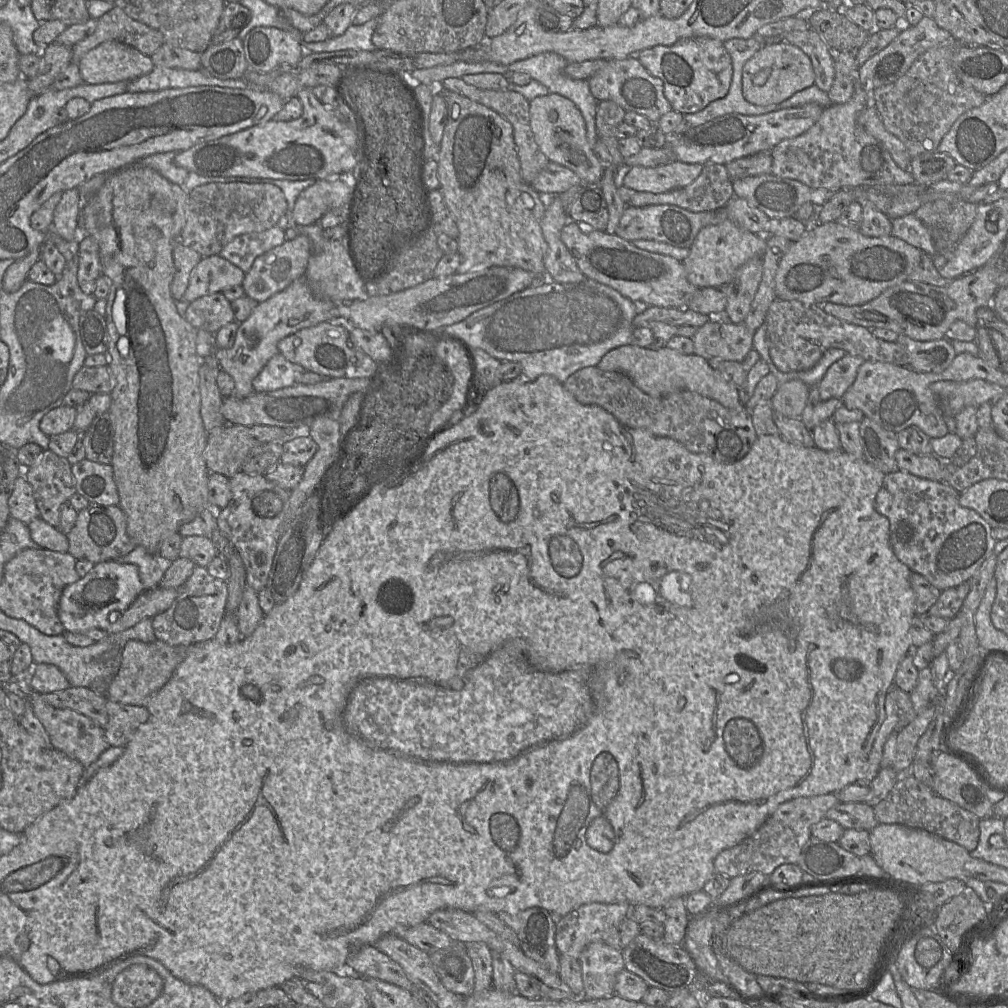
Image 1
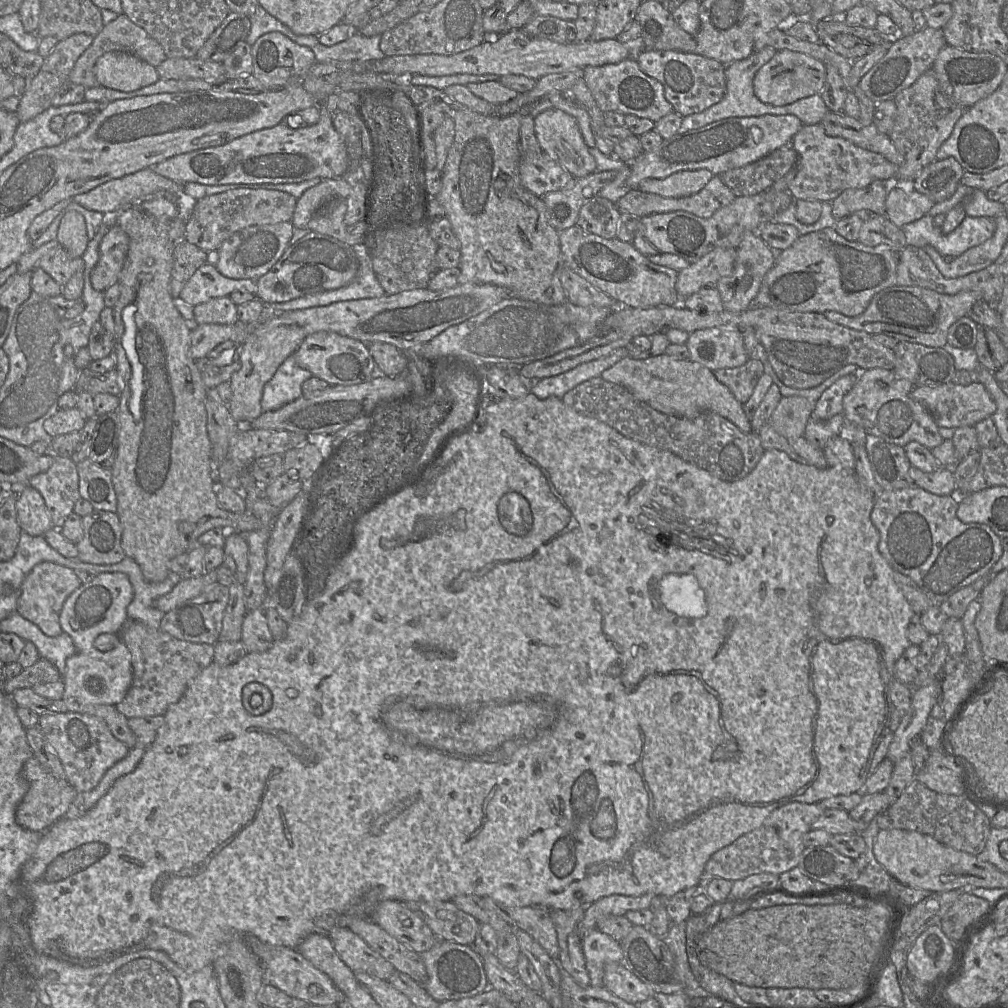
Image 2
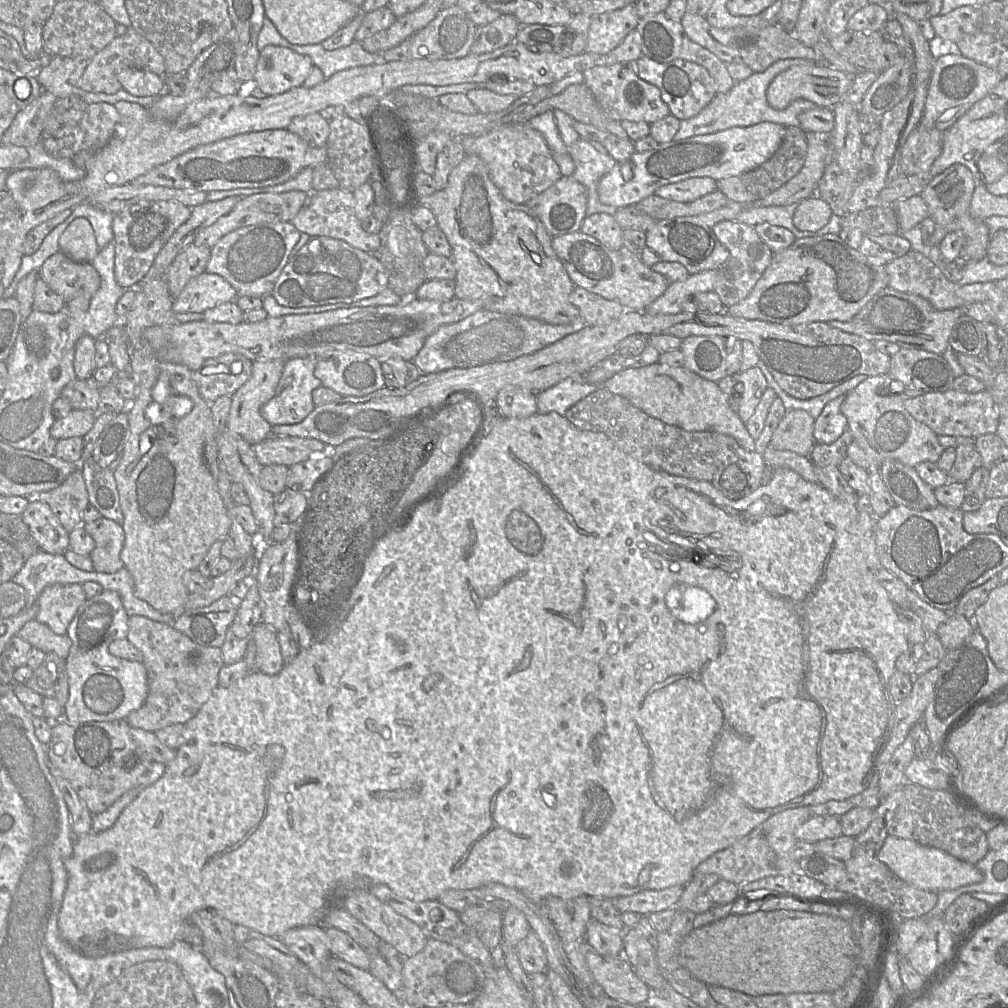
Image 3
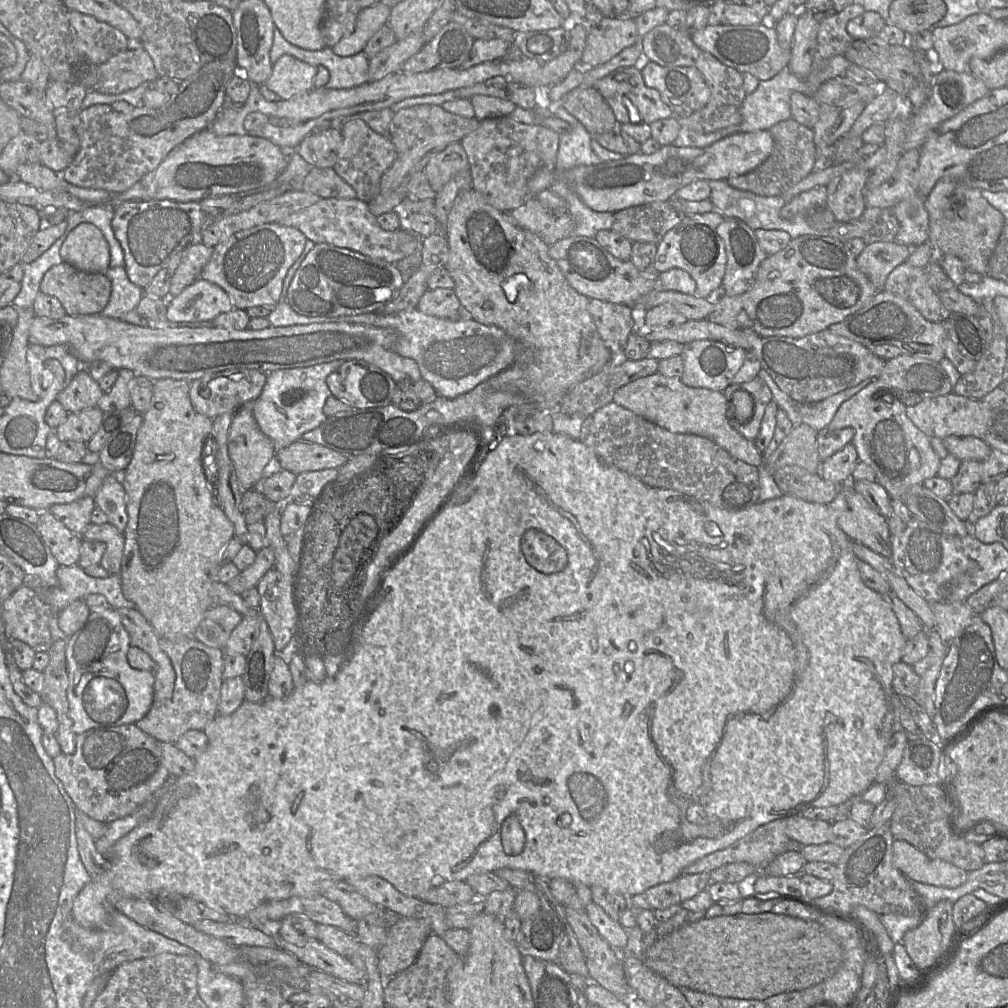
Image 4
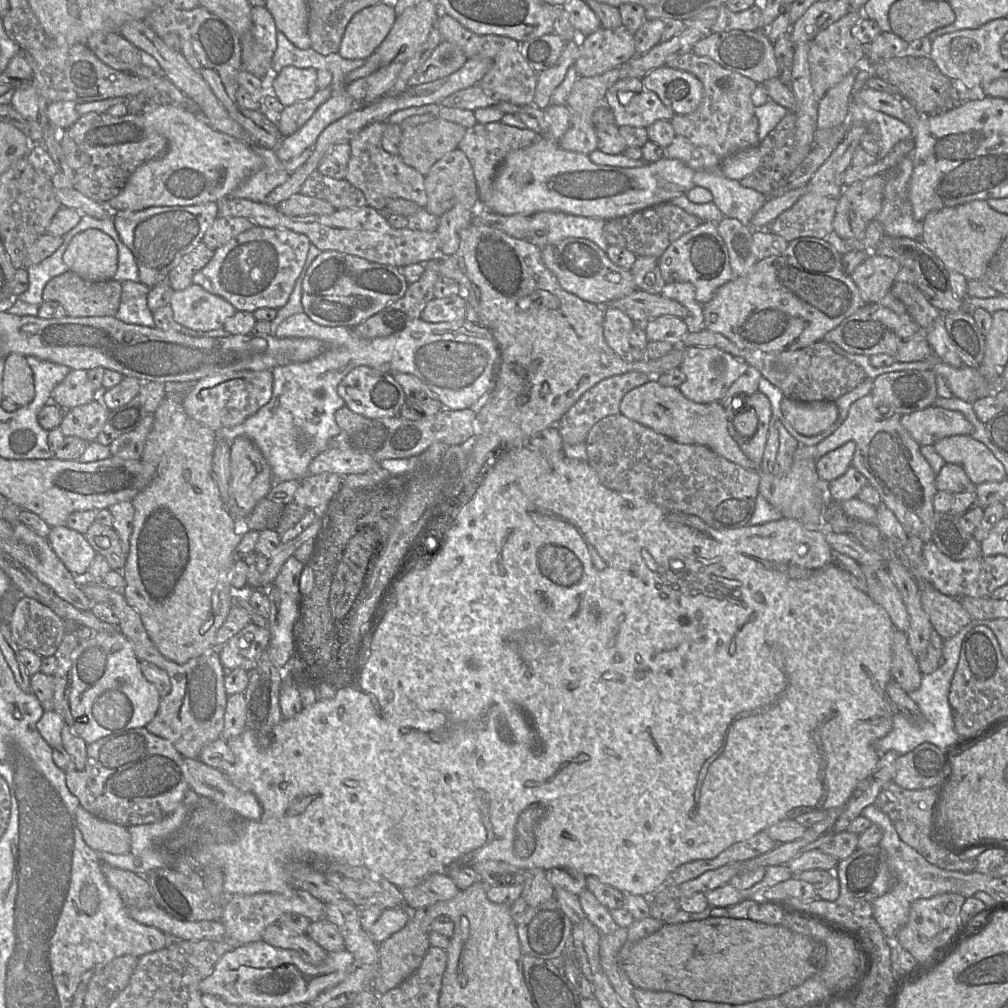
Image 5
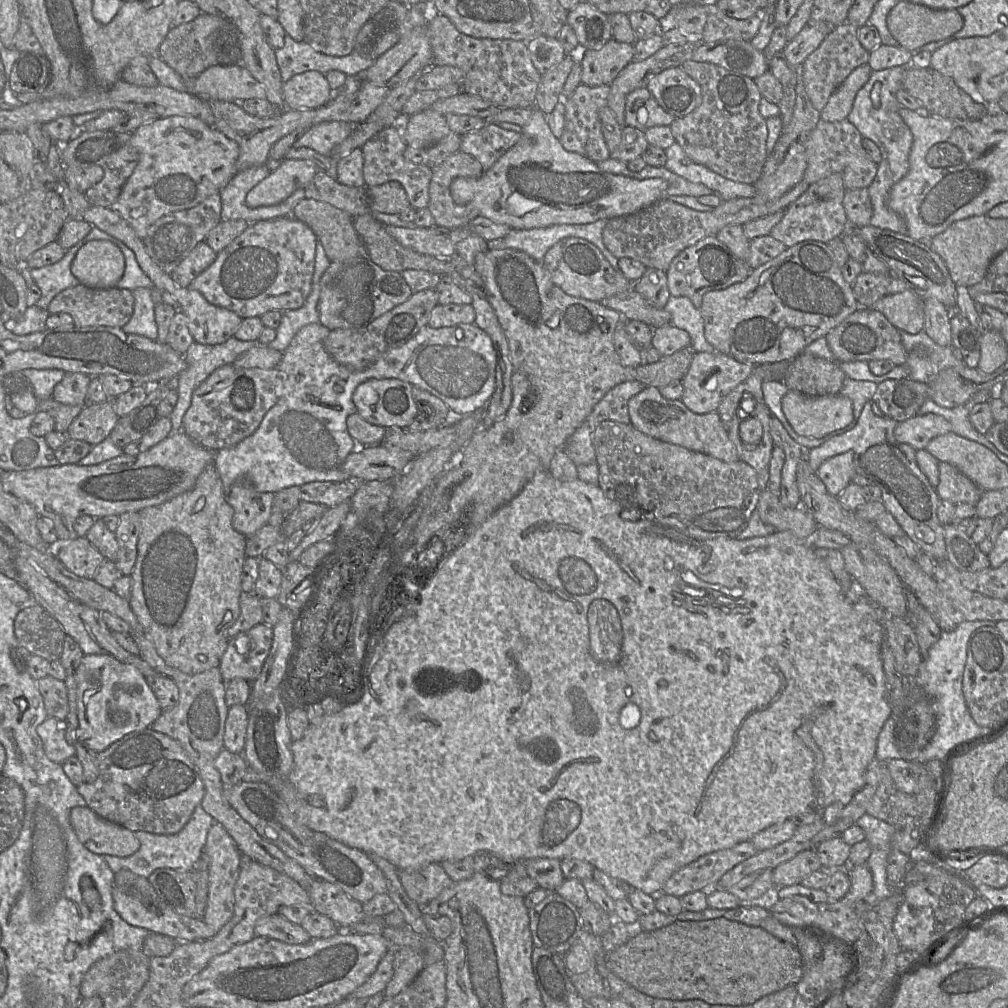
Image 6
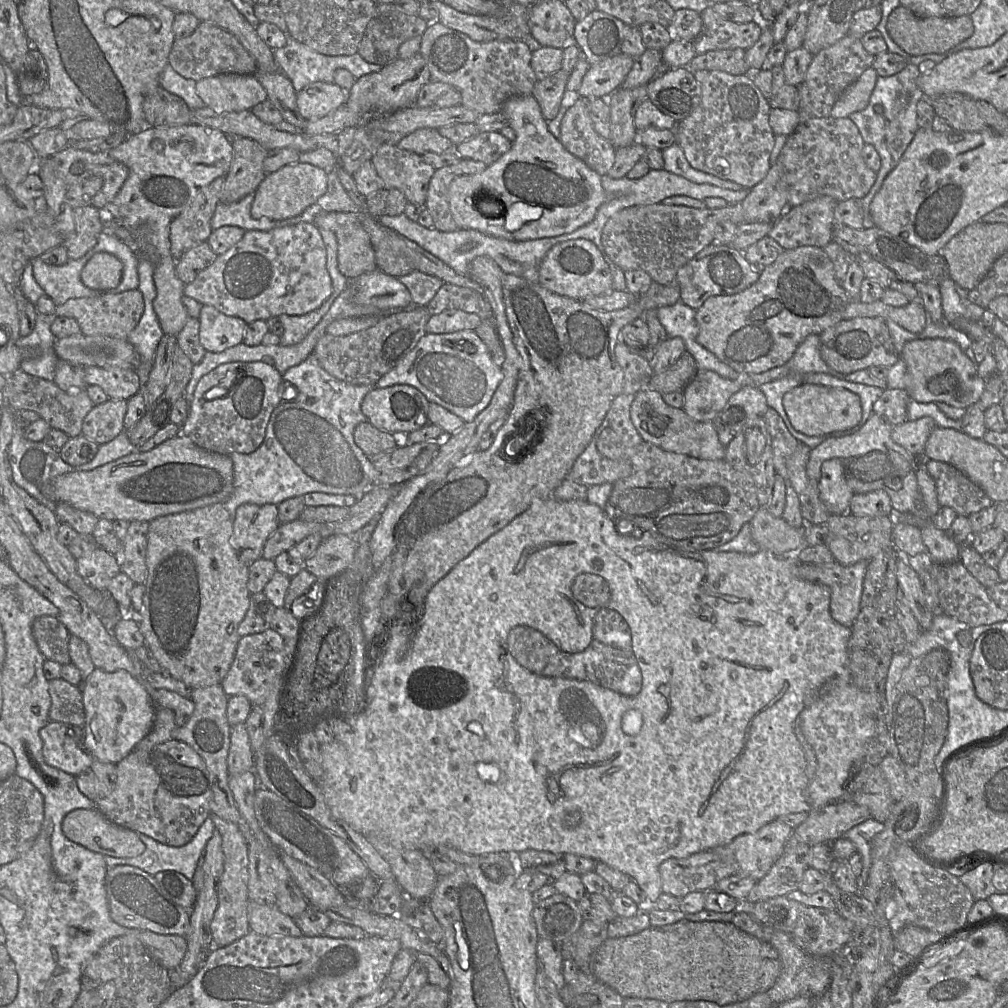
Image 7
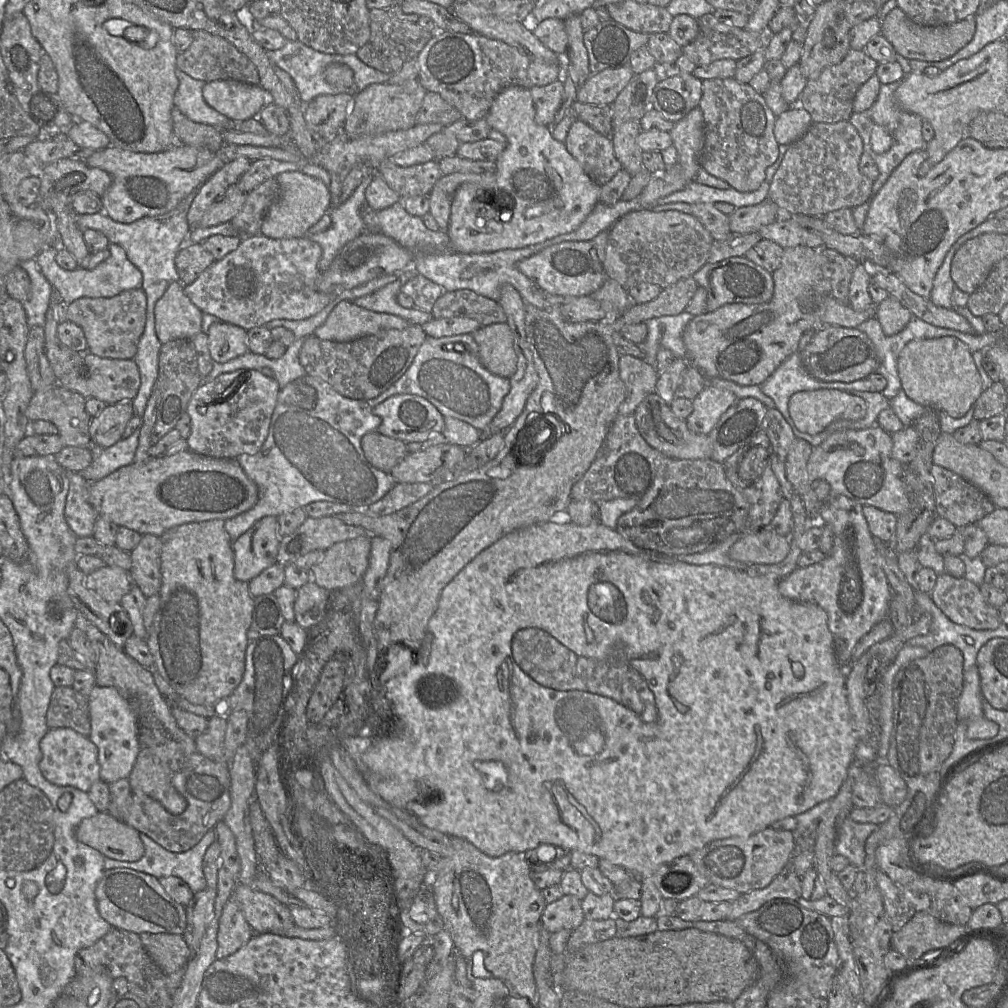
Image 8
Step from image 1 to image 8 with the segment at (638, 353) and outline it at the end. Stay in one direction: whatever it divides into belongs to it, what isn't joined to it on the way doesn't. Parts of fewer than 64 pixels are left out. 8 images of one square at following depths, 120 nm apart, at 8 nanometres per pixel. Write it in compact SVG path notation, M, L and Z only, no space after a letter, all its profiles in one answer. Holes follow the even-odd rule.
M656 392L647 395L638 405L635 422L644 440L661 455L674 459L709 459L712 455L712 442L709 434L699 434L691 431L685 420L678 418Z

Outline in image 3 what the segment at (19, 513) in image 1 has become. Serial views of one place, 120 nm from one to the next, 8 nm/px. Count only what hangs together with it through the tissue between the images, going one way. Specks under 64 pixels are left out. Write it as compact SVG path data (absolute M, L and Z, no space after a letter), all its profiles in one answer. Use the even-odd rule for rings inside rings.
M33 497L21 515L41 550L64 554L70 548L69 532L61 525L50 506Z

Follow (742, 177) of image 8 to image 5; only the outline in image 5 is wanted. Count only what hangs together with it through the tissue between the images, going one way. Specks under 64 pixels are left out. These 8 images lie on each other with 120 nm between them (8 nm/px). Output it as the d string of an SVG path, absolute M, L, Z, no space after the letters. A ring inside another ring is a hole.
M693 51L669 56L664 66L689 72L703 85L703 98L699 107L687 115L675 114L670 120L676 135L686 137L694 145L709 148L721 160L738 151L759 145L759 121L751 99L758 85L755 81L723 68L709 57L698 56Z

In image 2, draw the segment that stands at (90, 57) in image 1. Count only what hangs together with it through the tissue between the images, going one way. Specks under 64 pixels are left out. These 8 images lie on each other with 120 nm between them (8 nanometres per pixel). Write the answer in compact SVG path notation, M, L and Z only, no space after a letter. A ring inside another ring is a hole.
M107 52L96 62L94 73L100 86L132 92L160 79L156 67L127 52Z

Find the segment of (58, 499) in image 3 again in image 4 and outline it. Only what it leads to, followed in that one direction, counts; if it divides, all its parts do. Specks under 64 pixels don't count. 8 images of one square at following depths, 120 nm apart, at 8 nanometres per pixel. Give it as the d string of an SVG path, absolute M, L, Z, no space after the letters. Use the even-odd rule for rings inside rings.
M86 496L67 504L54 504L50 507L52 514L76 535L82 534L90 522L94 498Z

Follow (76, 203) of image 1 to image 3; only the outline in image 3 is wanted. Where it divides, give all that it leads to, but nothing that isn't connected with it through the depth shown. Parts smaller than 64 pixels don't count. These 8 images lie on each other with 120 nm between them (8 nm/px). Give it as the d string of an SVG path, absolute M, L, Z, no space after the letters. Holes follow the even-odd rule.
M76 218L69 223L59 240L60 251L77 263L91 263L100 248L91 223L86 218Z

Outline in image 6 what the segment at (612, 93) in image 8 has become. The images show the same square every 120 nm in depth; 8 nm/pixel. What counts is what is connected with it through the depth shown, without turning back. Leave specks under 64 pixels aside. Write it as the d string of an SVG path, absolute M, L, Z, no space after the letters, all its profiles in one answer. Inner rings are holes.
M610 39L597 50L580 50L581 83L595 87L610 85L617 75L633 61L634 44Z

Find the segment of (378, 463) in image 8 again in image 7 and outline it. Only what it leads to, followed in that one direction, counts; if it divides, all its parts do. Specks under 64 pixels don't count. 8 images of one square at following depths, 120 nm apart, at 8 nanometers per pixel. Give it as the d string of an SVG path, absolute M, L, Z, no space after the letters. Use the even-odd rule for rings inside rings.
M367 421L355 427L353 437L356 445L369 458L381 456L397 448L391 433L380 430Z

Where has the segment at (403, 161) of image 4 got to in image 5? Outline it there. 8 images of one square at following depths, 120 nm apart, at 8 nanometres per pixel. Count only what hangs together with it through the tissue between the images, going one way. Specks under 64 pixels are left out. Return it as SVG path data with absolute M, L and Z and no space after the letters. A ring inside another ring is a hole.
M440 117L425 124L407 127L402 129L399 156L405 164L426 176L437 161L459 148L466 130Z

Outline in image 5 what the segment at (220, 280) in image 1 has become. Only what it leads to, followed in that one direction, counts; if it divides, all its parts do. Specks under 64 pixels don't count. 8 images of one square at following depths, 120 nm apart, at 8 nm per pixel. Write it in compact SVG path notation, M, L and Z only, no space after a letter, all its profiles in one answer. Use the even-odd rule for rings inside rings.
M193 283L184 290L174 291L169 306L177 323L197 331L223 329L225 321L237 311L224 298Z

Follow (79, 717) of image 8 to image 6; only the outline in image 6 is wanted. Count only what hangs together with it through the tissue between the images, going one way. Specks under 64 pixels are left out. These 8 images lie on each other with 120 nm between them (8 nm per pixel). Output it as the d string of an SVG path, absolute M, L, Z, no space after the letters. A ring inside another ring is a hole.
M50 675L37 681L49 717L65 720L69 711L67 687L64 681Z

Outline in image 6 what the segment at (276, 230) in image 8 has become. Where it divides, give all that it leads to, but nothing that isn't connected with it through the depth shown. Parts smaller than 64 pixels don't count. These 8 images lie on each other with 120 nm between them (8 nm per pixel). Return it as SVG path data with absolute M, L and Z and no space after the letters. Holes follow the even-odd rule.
M285 158L249 191L246 203L251 208L279 204L297 189L306 187L317 171L311 161Z

